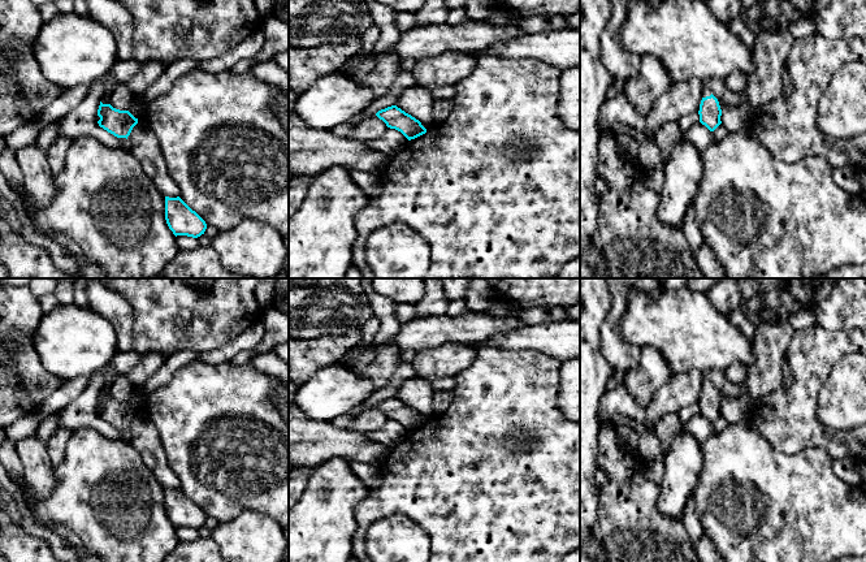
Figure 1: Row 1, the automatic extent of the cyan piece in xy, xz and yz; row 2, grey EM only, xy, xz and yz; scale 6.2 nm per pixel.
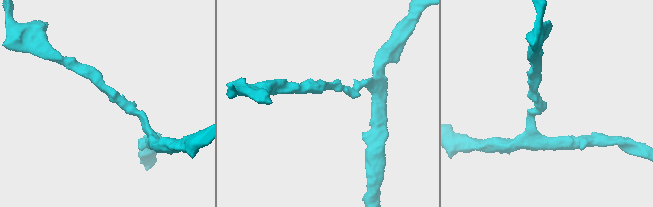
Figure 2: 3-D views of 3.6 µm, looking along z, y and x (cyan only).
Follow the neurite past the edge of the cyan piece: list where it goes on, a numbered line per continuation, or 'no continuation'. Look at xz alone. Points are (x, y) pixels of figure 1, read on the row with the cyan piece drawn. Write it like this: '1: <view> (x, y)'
no continuation

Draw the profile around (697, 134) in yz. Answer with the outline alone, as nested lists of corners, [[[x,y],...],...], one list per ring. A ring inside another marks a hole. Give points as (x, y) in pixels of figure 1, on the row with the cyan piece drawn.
[[[701,122],[692,125],[683,137],[690,142],[698,151],[705,150],[714,142],[713,131]]]

